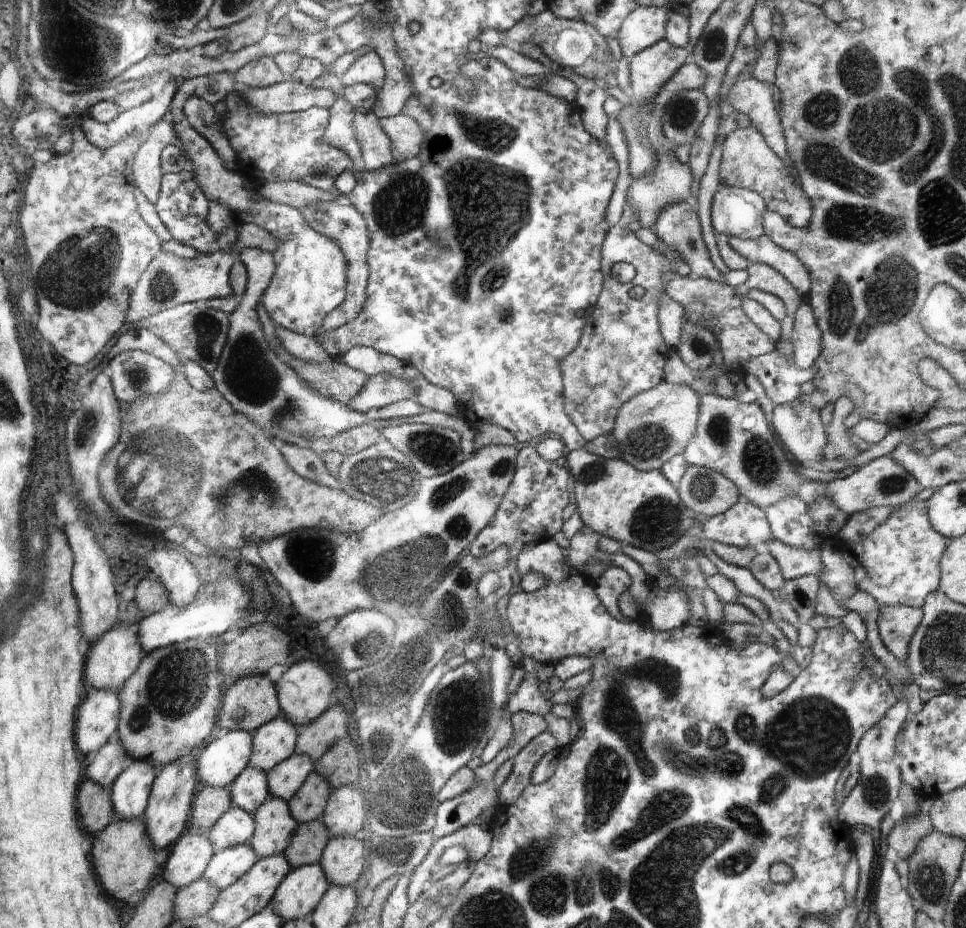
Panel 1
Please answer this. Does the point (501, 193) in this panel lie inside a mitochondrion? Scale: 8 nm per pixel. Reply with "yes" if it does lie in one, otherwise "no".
yes

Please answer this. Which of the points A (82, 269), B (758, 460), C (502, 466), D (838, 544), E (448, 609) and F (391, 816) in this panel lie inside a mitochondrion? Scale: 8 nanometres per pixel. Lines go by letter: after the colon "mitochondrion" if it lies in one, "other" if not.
A: mitochondrion
B: mitochondrion
C: mitochondrion
D: other
E: mitochondrion
F: mitochondrion

